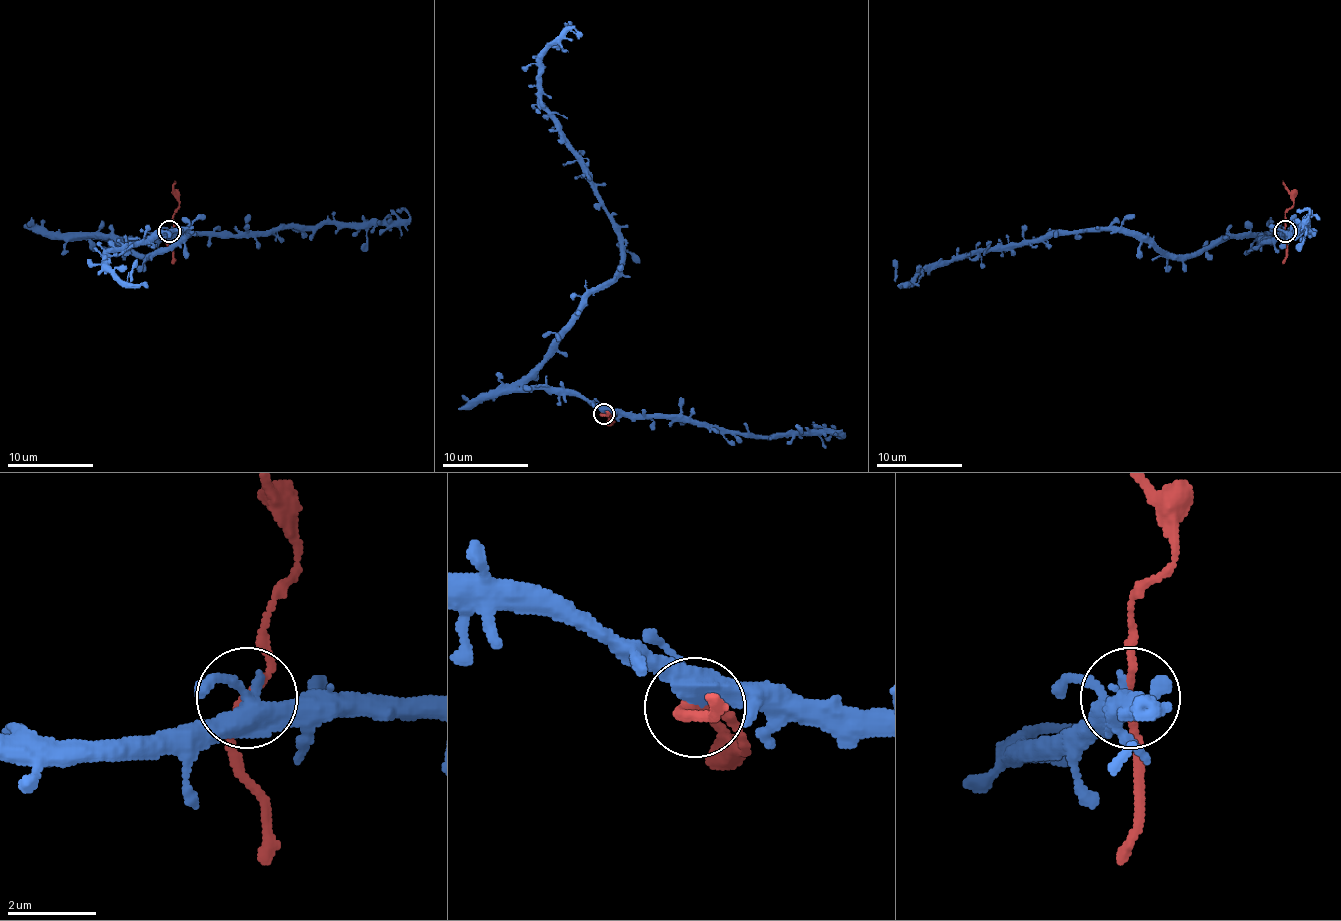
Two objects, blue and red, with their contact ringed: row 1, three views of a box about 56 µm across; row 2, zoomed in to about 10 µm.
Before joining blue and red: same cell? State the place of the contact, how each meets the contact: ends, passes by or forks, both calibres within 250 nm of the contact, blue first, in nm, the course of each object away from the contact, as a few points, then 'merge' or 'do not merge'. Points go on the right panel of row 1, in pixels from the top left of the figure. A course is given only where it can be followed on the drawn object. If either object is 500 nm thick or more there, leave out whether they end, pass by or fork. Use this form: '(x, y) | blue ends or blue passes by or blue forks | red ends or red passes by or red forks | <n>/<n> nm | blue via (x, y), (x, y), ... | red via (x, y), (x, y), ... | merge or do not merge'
(1285, 231) | blue forks | red passes by | 360/190 nm | blue via (1284, 233), (1230, 235), (1177, 254), (1133, 233), (1056, 231), (924, 265), (903, 285), (894, 259) | red via (1284, 231), (1284, 213), (1293, 205), (1293, 196), (1282, 181) | merge

